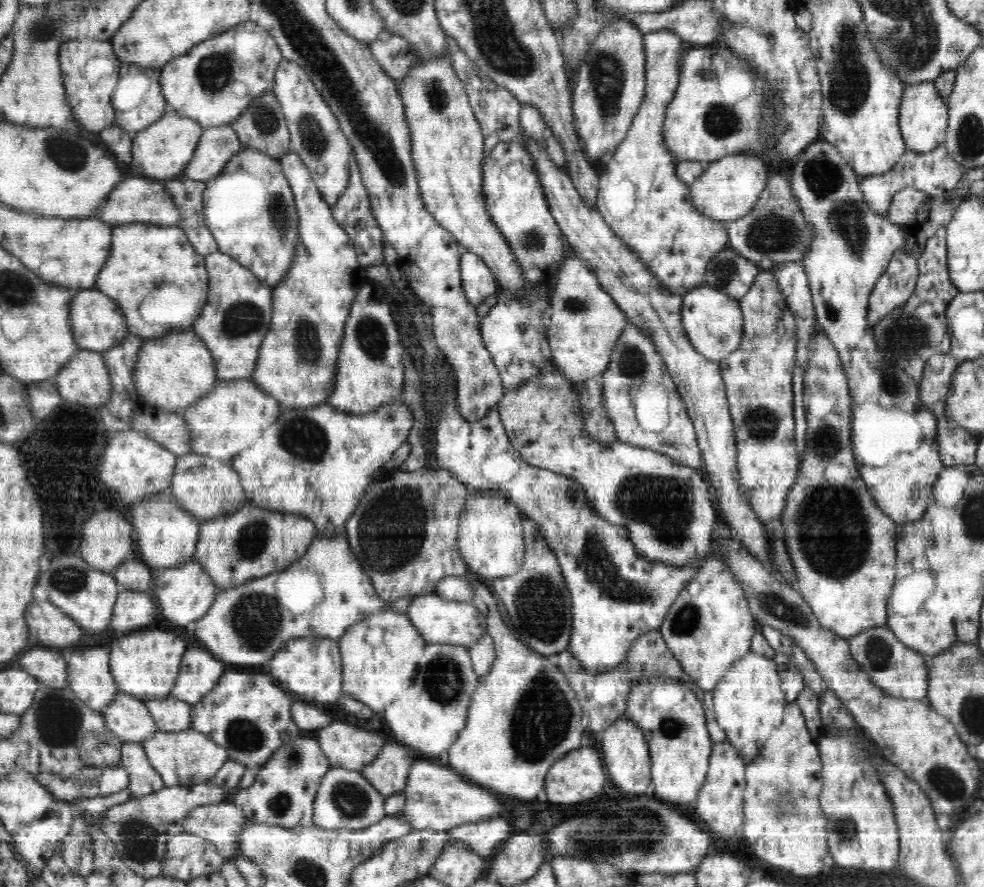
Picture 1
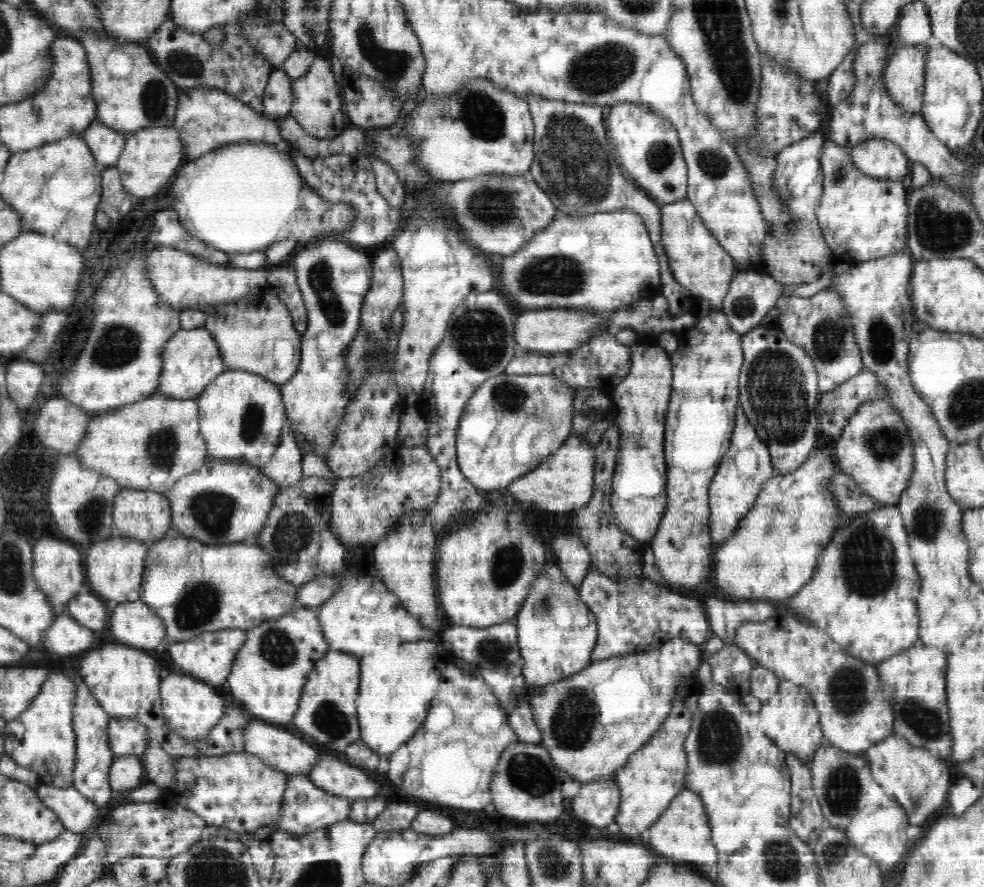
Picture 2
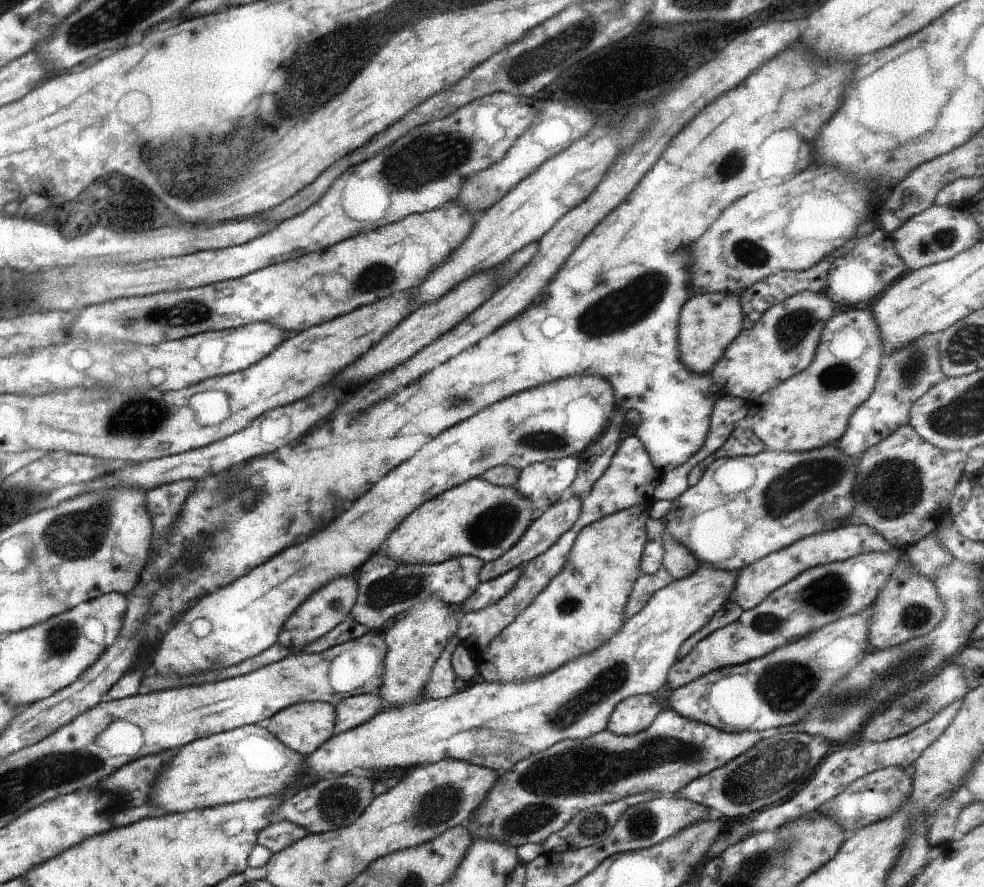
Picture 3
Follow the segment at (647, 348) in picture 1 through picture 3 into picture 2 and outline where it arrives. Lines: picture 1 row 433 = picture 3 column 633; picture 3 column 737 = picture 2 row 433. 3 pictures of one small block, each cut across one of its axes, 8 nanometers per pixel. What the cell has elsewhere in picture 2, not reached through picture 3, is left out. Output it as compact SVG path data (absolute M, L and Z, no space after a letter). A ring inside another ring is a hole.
M572 433L554 454L547 456L535 469L513 480L506 488L510 495L523 502L529 510L565 513L586 506L594 490L594 470L596 464L595 448L583 436Z

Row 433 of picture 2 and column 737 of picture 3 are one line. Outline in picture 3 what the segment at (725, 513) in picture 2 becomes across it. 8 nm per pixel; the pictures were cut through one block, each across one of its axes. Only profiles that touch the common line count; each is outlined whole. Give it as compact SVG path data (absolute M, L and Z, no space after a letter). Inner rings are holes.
M673 709L661 710L652 725L634 735L616 735L608 730L586 739L559 741L540 753L532 754L510 771L499 773L497 782L475 812L475 818L466 825L472 838L493 837L518 848L527 843L544 843L573 820L578 812L597 805L611 804L622 798L649 791L675 794L692 780L709 774L757 744L762 732L730 733L679 716Z

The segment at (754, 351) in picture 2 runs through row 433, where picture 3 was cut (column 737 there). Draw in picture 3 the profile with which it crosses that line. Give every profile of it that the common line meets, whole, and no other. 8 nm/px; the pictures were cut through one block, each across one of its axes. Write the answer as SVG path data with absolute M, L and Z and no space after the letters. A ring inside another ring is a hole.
M773 730L764 734L763 738L747 752L709 774L692 780L675 794L649 791L578 812L567 826L552 834L541 844L543 853L564 853L571 849L582 849L600 843L600 840L608 837L610 830L628 808L650 802L652 798L685 799L706 806L730 823L742 819L743 816L750 817L800 791L806 782L811 780L815 774L814 770L817 770L817 766L826 757L829 744L830 742L820 735L808 735L792 730L790 732ZM810 766L812 766L812 776L810 776Z

